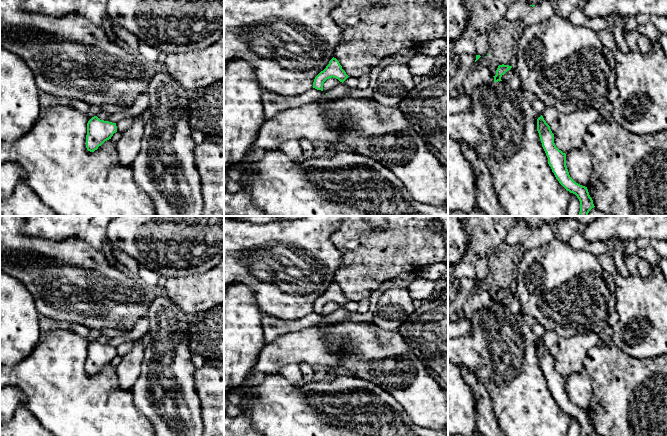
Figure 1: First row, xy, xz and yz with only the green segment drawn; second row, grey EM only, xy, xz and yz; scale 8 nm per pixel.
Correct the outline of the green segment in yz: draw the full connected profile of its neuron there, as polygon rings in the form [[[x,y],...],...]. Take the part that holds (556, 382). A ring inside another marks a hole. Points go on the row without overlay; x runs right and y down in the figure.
[[[542,339],[537,343],[537,355],[542,371],[548,382],[548,388],[556,403],[567,415],[577,420],[580,425],[580,436],[589,436],[595,430],[589,419],[588,413],[576,407],[570,401],[566,390],[566,378],[556,371],[554,367],[554,358]]]

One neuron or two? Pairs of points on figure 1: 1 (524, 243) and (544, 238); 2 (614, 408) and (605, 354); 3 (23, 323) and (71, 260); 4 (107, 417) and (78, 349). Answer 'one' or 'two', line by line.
1: one
2: one
3: two
4: one

